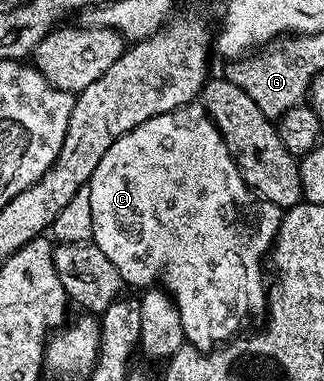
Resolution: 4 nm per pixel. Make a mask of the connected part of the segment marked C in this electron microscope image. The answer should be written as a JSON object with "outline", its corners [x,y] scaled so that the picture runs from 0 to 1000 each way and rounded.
{"outline":[[[599,262],[580,278],[559,278],[512,299],[478,304],[441,325],[429,325],[404,346],[367,357],[330,399],[318,399],[318,420],[293,441],[272,491],[275,522],[281,525],[281,588],[287,591],[287,643],[367,703],[367,724],[377,743],[432,756],[460,756],[494,743],[528,774],[540,808],[552,808],[552,840],[565,840],[565,871],[580,906],[627,921],[648,921],[673,903],[691,903],[735,874],[731,866],[756,845],[765,824],[793,824],[824,803],[824,740],[806,732],[806,667],[827,669],[849,627],[855,601],[867,593],[870,543],[836,535],[821,520],[799,517],[781,496],[750,472],[744,446],[731,425],[707,407],[707,391],[694,362],[676,346],[676,336],[657,320],[657,307],[633,286],[617,265]]]}

